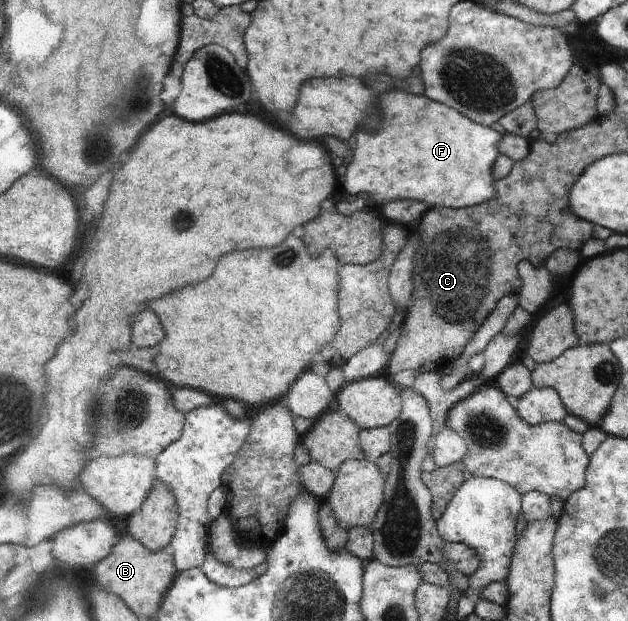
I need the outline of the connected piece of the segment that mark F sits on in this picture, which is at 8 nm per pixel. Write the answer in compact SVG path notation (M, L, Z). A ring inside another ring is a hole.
M392 91L388 95L380 95L377 99L379 108L378 129L376 131L360 131L356 133L356 149L342 166L343 187L350 195L366 196L374 199L377 205L384 205L394 199L416 199L434 207L472 207L489 202L497 197L494 189L492 167L498 159L498 143L502 135L496 129L476 125L474 120L462 117L458 111L428 101L423 95L410 92Z

